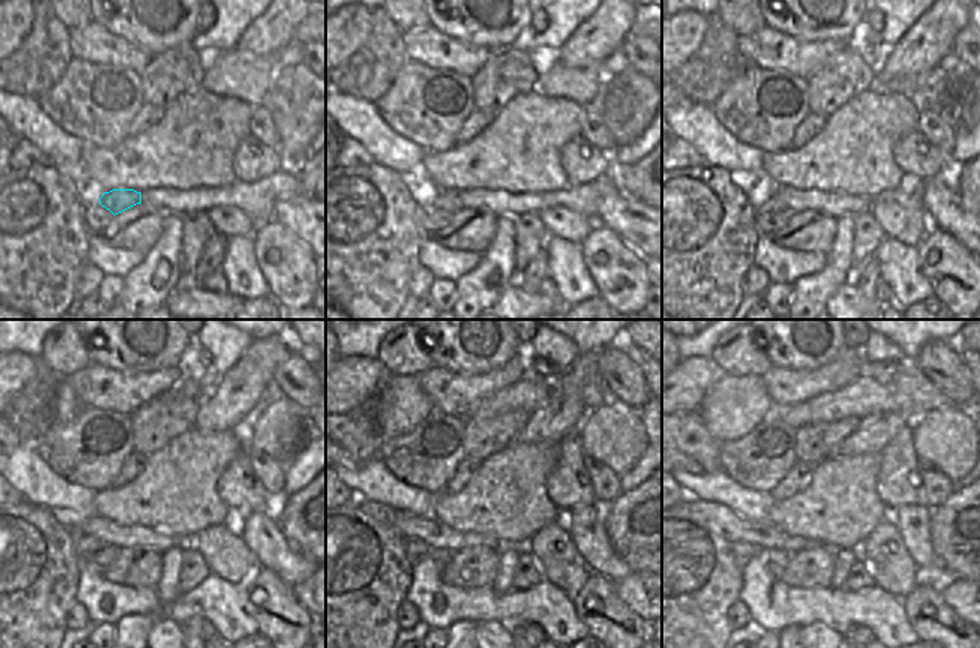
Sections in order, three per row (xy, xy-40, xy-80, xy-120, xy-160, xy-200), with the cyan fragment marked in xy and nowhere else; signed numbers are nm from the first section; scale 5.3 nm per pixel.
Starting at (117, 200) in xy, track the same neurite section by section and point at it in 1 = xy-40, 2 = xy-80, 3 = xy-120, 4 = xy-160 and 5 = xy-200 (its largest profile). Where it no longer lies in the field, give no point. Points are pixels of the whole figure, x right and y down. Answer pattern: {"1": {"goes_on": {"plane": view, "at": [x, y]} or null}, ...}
{"1": {"goes_on": {"plane": "xy-40", "at": [449, 201]}}, "2": {"goes_on": {"plane": "xy-80", "at": [773, 204]}}, "3": {"goes_on": {"plane": "xy-120", "at": [84, 545]}}, "4": {"goes_on": {"plane": "xy-160", "at": [414, 549]}}, "5": {"goes_on": {"plane": "xy-200", "at": [742, 552]}}}

